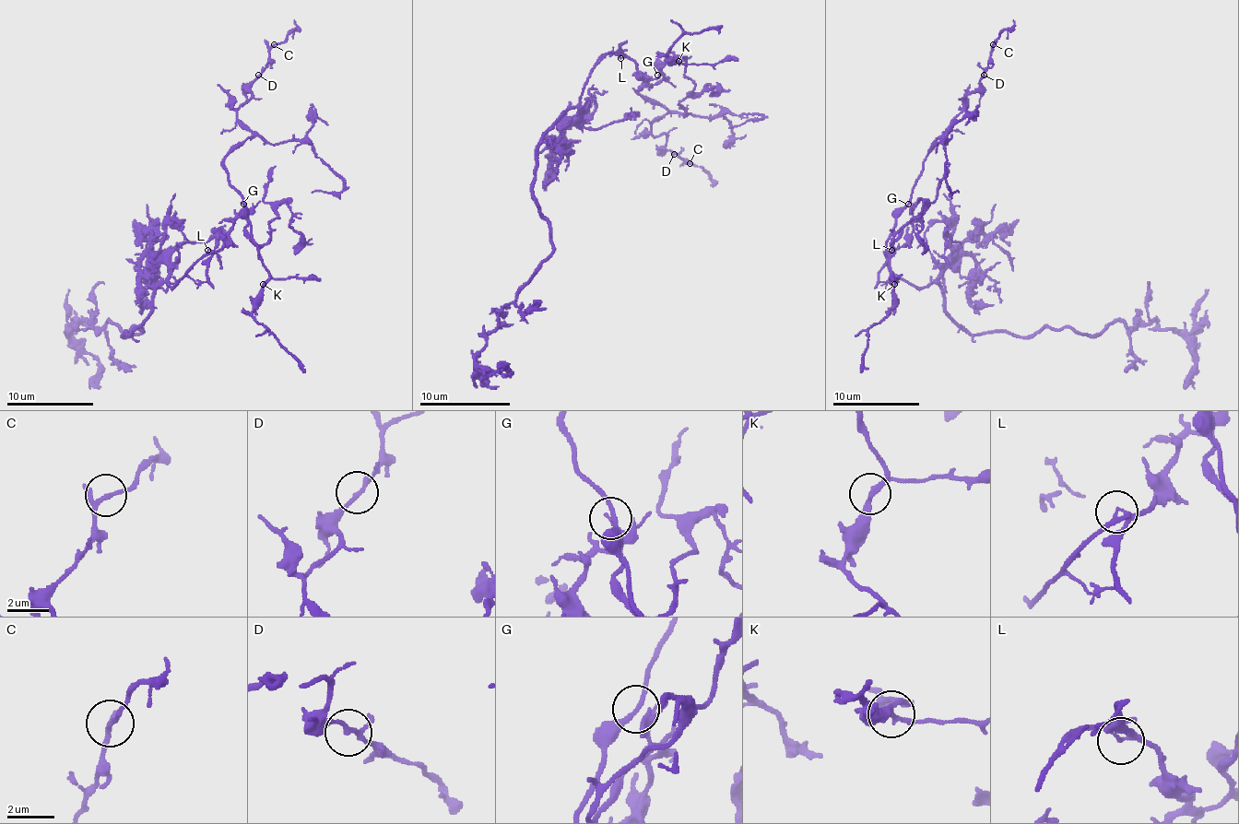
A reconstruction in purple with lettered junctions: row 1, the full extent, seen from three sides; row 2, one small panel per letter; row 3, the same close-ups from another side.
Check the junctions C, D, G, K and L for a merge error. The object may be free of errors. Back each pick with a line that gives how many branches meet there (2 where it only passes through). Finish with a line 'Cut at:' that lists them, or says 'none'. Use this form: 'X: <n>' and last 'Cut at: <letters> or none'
L: 4
Cut at: L

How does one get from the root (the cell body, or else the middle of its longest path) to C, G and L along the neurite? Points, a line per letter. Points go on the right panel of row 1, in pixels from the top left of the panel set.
C: (926, 287), (901, 280), (888, 256), (912, 232), (910, 194), (923, 160), (966, 108), (993, 44)
G: (926, 287), (901, 280), (888, 264), (888, 256), (905, 241), (916, 218), (908, 204)
L: (926, 287), (914, 287), (905, 282), (890, 269), (888, 253), (892, 250)

